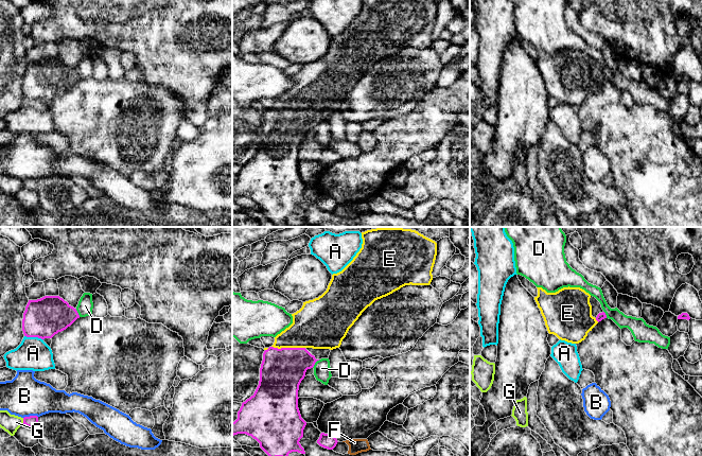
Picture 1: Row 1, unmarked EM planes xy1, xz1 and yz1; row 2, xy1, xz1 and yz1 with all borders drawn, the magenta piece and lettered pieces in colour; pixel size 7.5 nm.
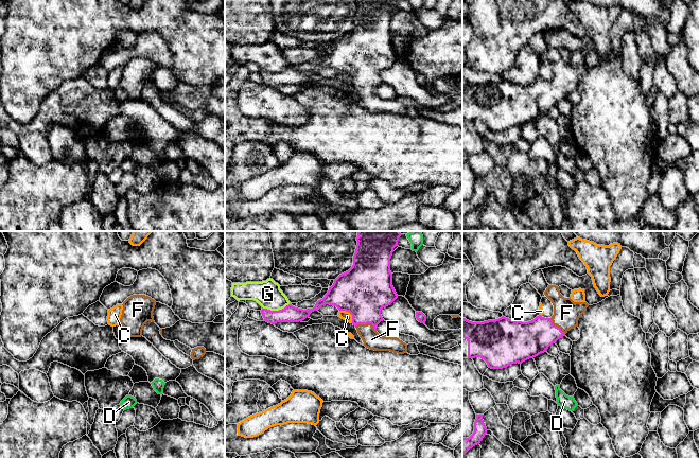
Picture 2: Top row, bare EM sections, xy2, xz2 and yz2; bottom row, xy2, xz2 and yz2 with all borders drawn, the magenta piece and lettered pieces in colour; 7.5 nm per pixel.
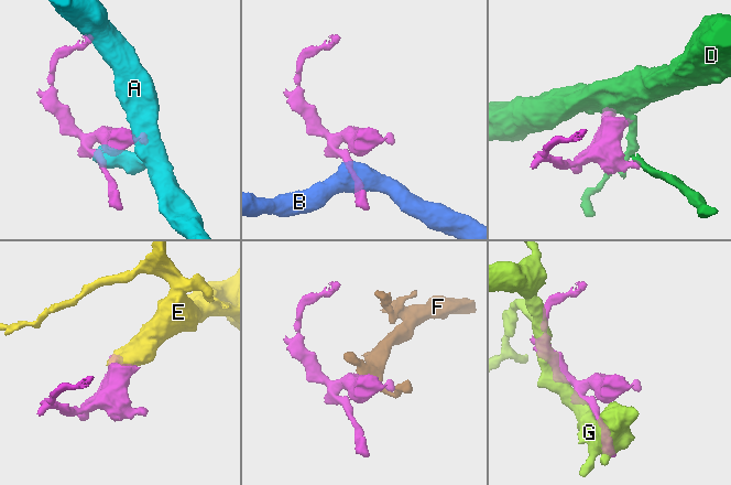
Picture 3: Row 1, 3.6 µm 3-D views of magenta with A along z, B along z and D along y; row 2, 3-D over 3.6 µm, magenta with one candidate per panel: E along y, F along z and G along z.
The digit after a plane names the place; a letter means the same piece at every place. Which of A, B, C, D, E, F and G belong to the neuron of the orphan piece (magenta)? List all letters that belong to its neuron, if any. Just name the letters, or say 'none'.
E, F

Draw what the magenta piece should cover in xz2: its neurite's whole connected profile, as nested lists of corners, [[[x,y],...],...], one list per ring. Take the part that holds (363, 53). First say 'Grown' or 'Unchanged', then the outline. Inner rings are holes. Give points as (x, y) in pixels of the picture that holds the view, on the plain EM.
Grown. [[[356,0],[357,7],[353,18],[352,30],[339,37],[325,59],[318,63],[313,71],[298,71],[292,67],[279,73],[261,72],[264,84],[275,87],[277,85],[299,85],[304,83],[314,73],[322,68],[330,67],[339,73],[352,77],[352,86],[356,90],[364,108],[374,113],[390,113],[398,117],[407,114],[407,107],[397,100],[385,100],[377,94],[378,87],[383,84],[381,72],[390,68],[398,57],[392,49],[390,21],[393,11],[398,8],[399,0]]]

